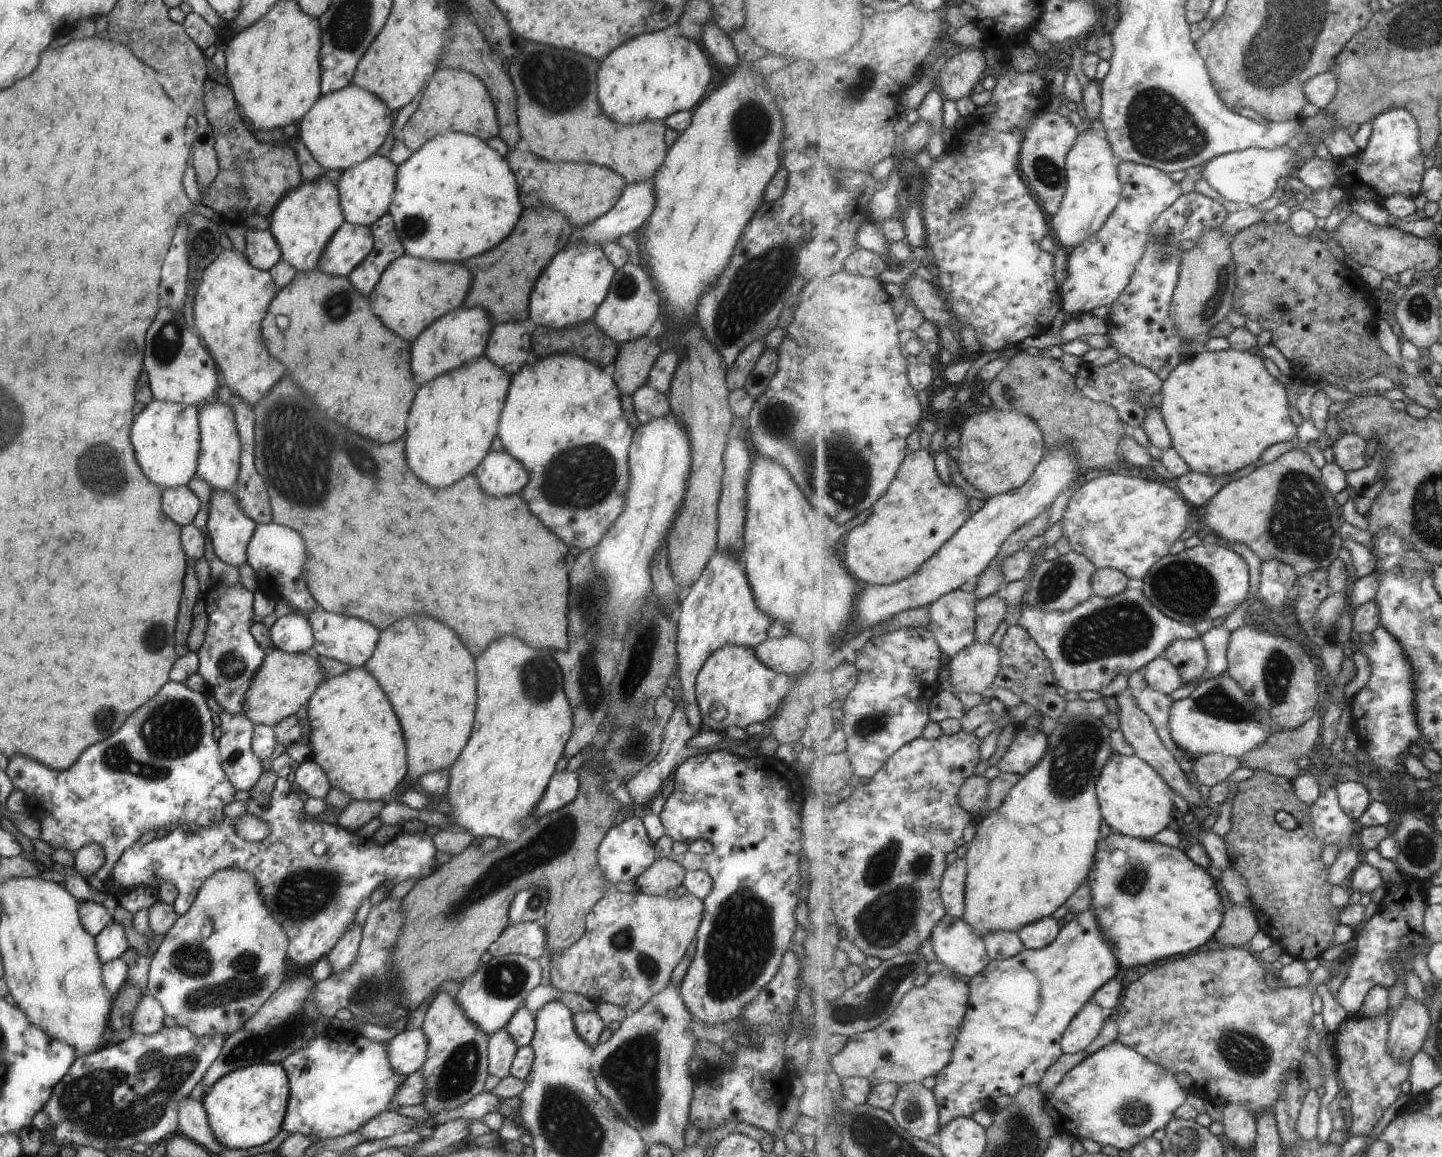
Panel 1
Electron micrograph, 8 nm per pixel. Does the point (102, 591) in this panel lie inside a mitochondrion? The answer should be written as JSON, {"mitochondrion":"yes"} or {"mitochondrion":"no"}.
{"mitochondrion":"no"}

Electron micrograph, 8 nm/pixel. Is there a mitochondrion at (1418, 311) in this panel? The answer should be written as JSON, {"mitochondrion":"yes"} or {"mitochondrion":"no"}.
{"mitochondrion":"yes"}

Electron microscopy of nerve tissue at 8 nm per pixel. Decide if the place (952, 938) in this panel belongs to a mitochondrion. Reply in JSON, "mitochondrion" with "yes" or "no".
{"mitochondrion":"no"}

